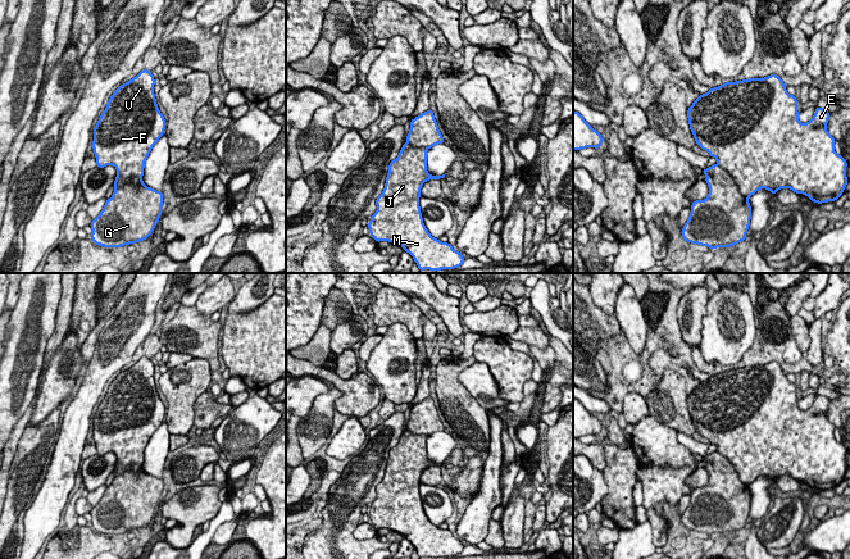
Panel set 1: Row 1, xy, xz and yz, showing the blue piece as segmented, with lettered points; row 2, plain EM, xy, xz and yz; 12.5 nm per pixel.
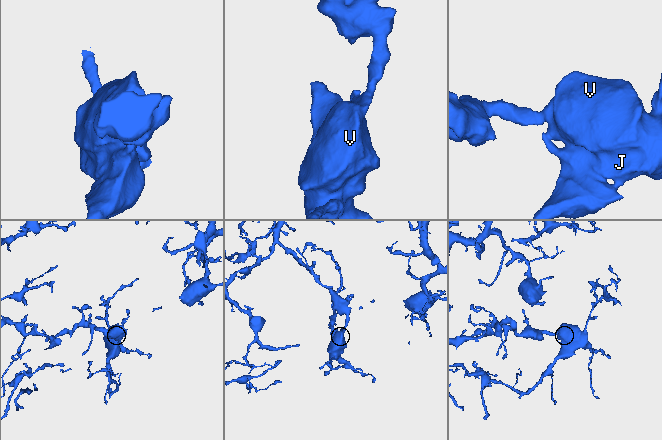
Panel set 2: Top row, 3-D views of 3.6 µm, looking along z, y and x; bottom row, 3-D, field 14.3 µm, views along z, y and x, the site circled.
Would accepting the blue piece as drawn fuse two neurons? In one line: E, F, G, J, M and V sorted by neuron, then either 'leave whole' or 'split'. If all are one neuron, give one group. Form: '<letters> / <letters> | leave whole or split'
E F J M V / G | split

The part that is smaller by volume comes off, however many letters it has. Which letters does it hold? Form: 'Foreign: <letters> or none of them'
Foreign: G

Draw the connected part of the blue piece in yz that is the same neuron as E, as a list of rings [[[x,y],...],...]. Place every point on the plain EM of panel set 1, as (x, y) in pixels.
[[[777,362],[726,369],[699,382],[687,396],[690,417],[696,431],[731,462],[744,485],[749,486],[760,476],[774,482],[778,477],[787,474],[818,491],[836,488],[849,471],[847,449],[835,438],[835,424],[826,415],[829,399],[817,394],[808,410],[801,410],[797,403],[797,387],[787,380],[783,368]]]

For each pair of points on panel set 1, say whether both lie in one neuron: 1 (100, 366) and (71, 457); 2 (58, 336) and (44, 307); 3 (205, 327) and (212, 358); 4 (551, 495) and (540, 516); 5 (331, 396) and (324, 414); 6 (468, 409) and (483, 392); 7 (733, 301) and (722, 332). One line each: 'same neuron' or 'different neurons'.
1: same neuron
2: different neurons
3: same neuron
4: different neurons
5: same neuron
6: different neurons
7: same neuron

